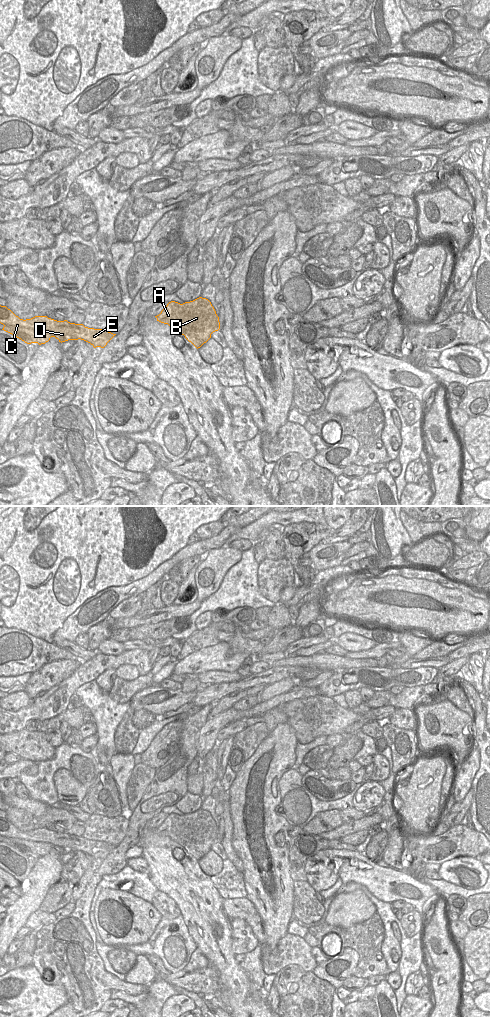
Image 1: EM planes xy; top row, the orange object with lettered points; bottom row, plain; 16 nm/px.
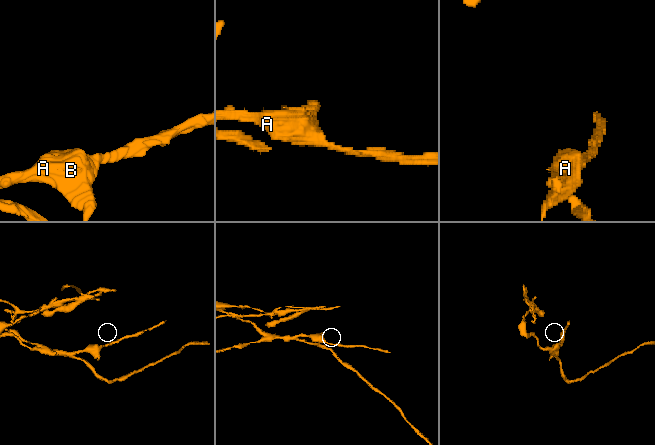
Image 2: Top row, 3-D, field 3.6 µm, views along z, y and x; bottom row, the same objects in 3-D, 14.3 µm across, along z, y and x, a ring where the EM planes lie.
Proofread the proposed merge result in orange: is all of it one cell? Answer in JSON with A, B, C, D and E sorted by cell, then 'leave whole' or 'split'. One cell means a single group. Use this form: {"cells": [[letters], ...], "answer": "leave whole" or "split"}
{"cells": [["A", "B"], ["C", "D", "E"]], "answer": "split"}

